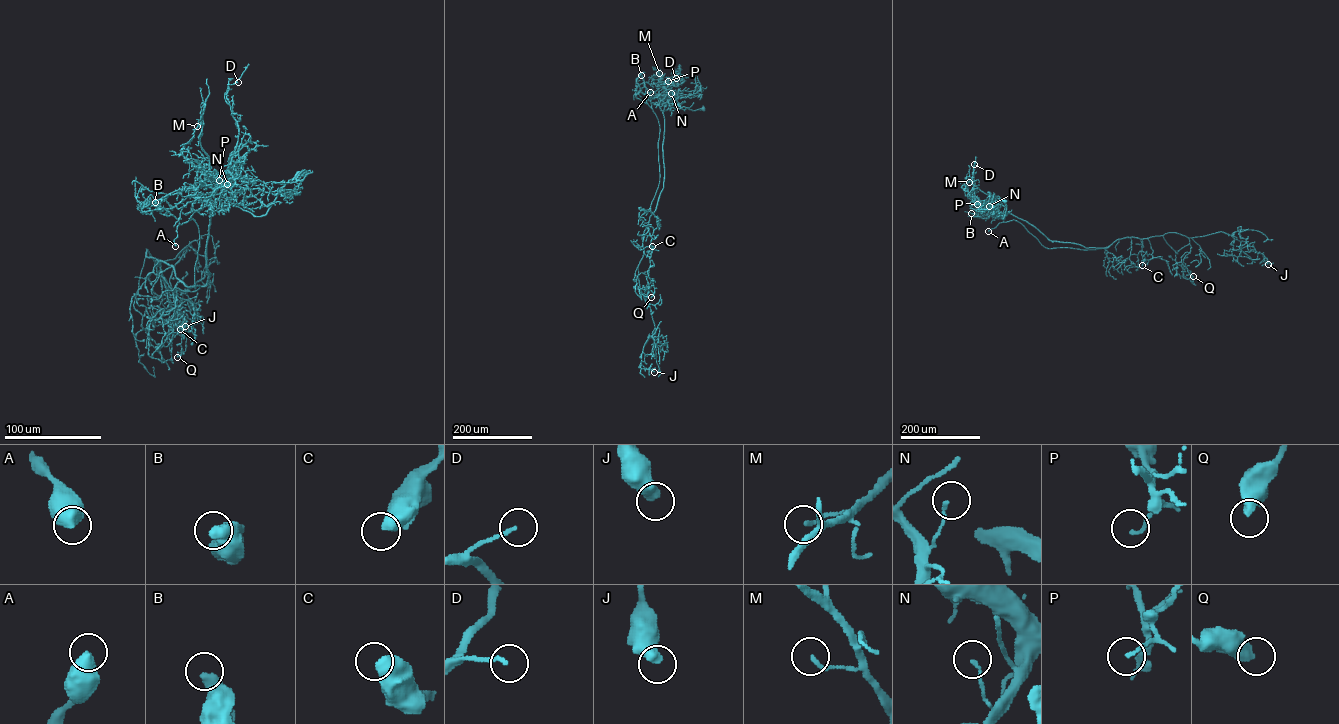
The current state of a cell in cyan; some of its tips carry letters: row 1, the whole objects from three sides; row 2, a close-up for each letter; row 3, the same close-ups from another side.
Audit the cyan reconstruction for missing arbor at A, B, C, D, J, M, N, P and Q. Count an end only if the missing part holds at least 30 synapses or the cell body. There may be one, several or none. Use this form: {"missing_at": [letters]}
{"missing_at": []}

